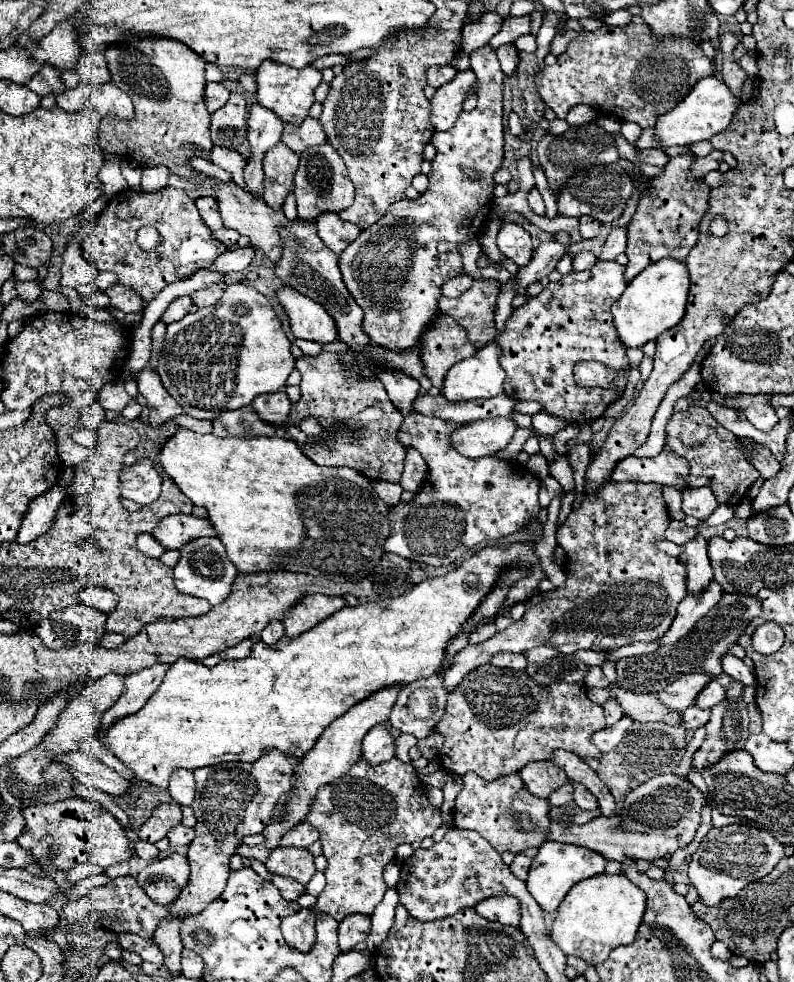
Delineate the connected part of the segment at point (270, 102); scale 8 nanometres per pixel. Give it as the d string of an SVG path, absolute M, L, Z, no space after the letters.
M267 61L261 63L257 69L257 101L259 105L275 111L275 115L283 123L293 123L295 127L299 127L299 123L303 123L303 119L309 113L309 107L315 101L313 91L319 83L321 83L321 71L309 65L303 69L293 69L287 65L277 65L273 61Z

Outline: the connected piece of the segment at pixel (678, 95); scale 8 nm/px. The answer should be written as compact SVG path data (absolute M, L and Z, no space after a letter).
M633 17L629 25L603 25L585 37L575 37L555 65L535 75L535 87L559 119L565 119L571 107L583 103L645 129L653 127L659 115L671 111L699 79L715 75L715 71L715 61L705 57L697 43L685 37L667 37L663 43L655 43L647 23Z

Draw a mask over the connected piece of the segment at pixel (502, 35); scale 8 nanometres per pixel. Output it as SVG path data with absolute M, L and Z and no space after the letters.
M527 15L519 17L519 19L505 19L501 25L501 31L489 39L489 45L493 49L497 49L501 45L513 43L517 37L529 33L529 25L531 25L531 17L527 17Z

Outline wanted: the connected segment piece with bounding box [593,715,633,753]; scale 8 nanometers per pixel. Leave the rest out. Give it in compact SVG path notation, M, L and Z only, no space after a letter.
M623 715L615 725L607 727L607 729L603 729L603 731L597 731L597 733L593 735L593 743L599 747L599 751L609 753L609 751L623 739L623 735L627 733L627 729L629 729L631 725L633 725L631 717Z

